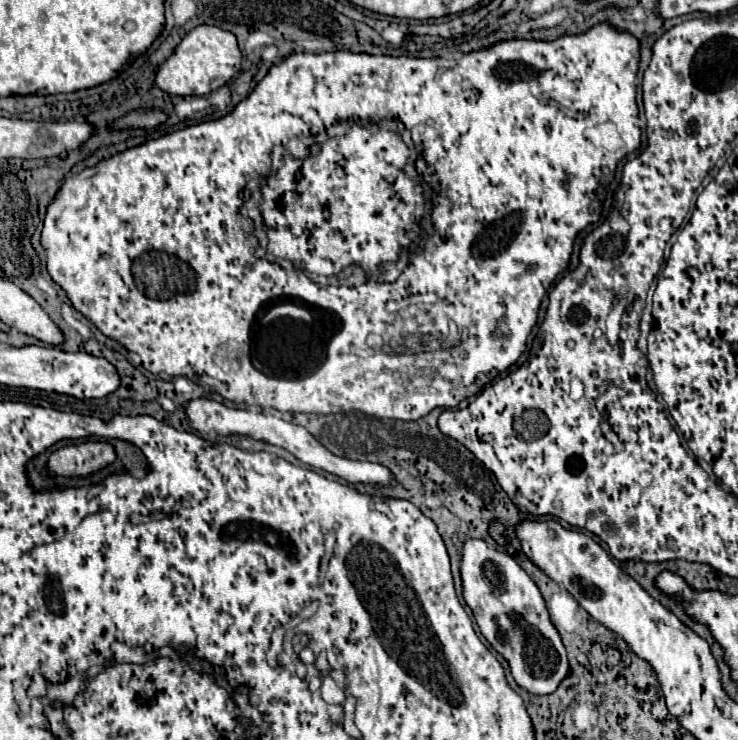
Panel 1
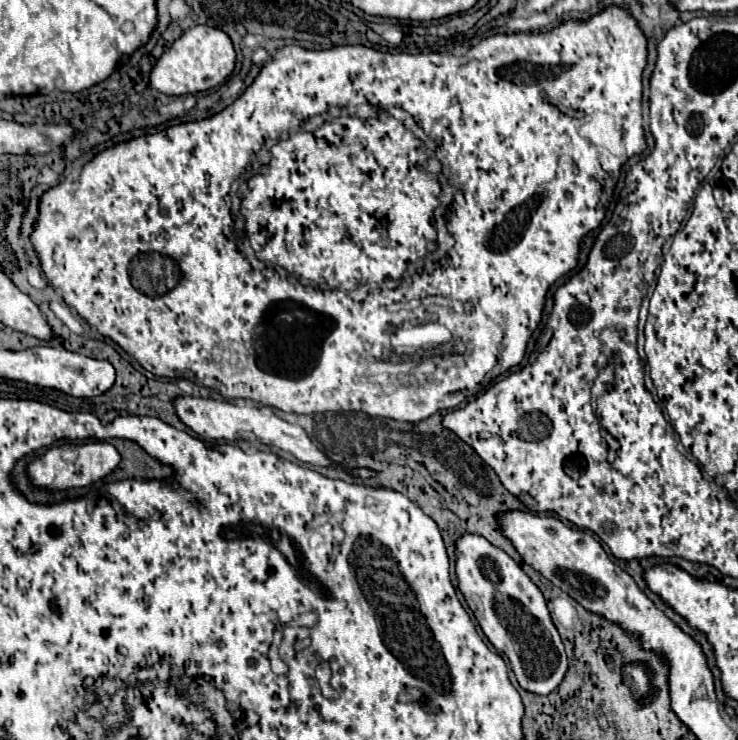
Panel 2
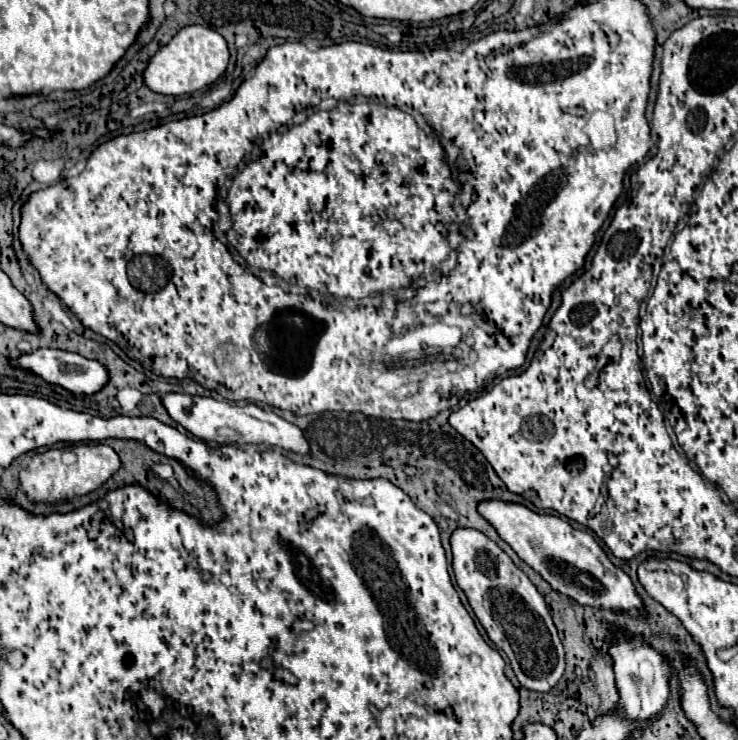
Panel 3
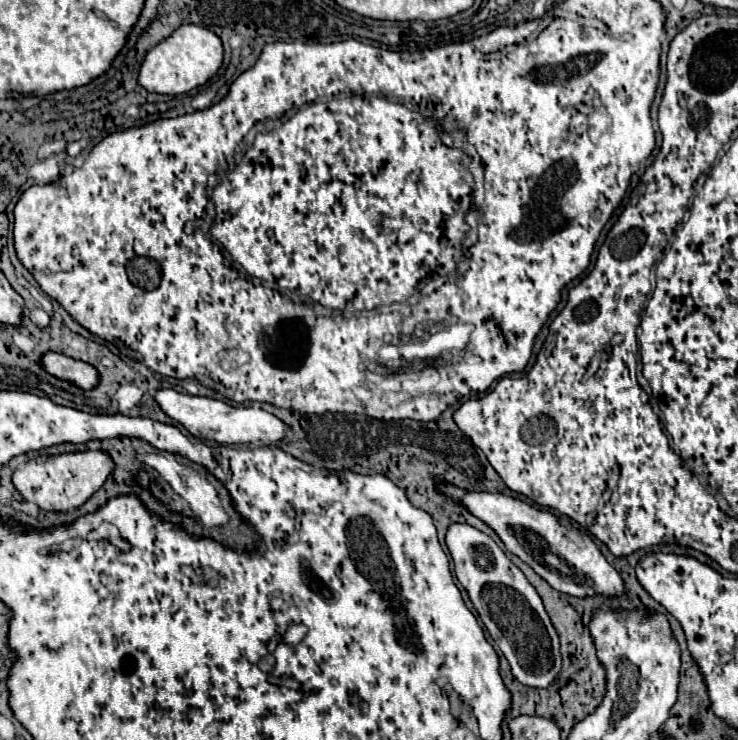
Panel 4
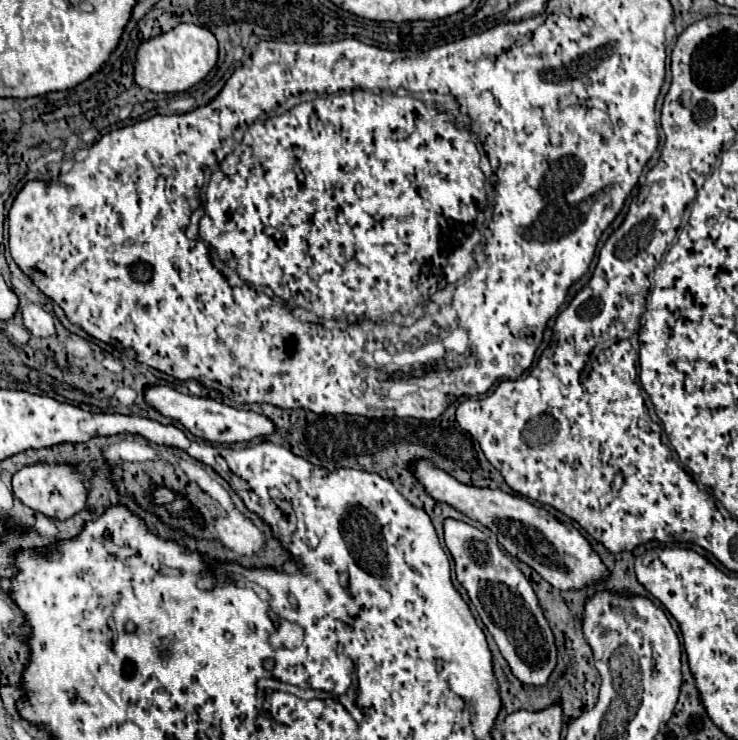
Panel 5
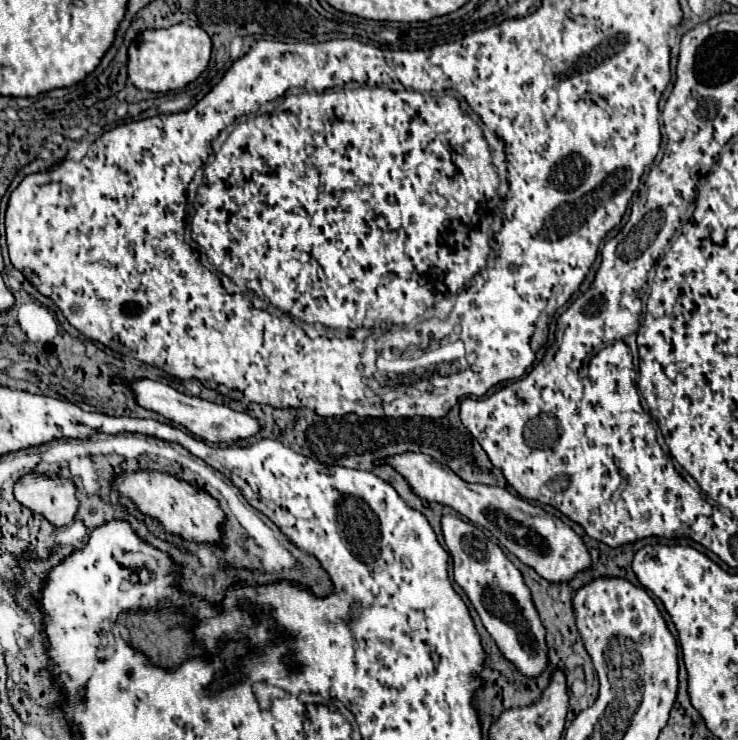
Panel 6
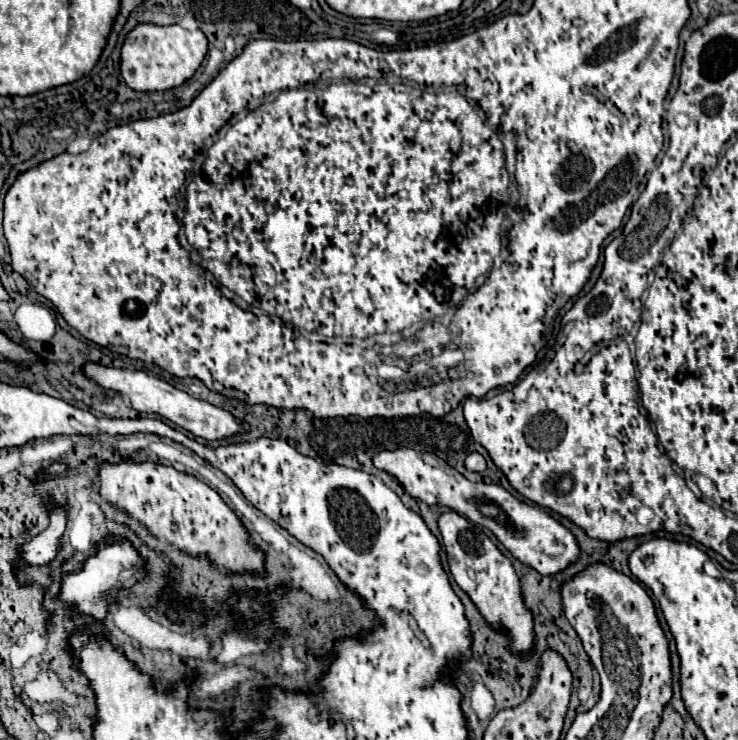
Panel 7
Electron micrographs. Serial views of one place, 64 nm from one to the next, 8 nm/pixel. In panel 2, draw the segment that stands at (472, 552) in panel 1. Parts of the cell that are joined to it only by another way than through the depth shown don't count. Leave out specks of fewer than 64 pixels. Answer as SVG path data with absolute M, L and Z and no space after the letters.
M462 534L456 540L454 572L458 578L458 588L466 598L466 604L470 606L470 610L474 610L478 624L482 626L486 638L494 644L494 648L508 656L518 684L524 690L534 692L534 694L550 694L562 682L562 678L568 670L568 660L566 660L566 652L564 652L560 634L558 634L556 626L552 624L546 600L544 600L542 592L536 588L536 584L524 574L524 570L504 550L492 546L480 534Z

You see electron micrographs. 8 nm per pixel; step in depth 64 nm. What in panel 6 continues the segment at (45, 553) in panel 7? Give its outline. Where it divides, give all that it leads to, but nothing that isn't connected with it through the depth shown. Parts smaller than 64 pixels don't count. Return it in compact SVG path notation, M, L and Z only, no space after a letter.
M26 474L14 486L14 496L24 506L40 512L54 528L70 524L78 510L76 486L70 480Z

